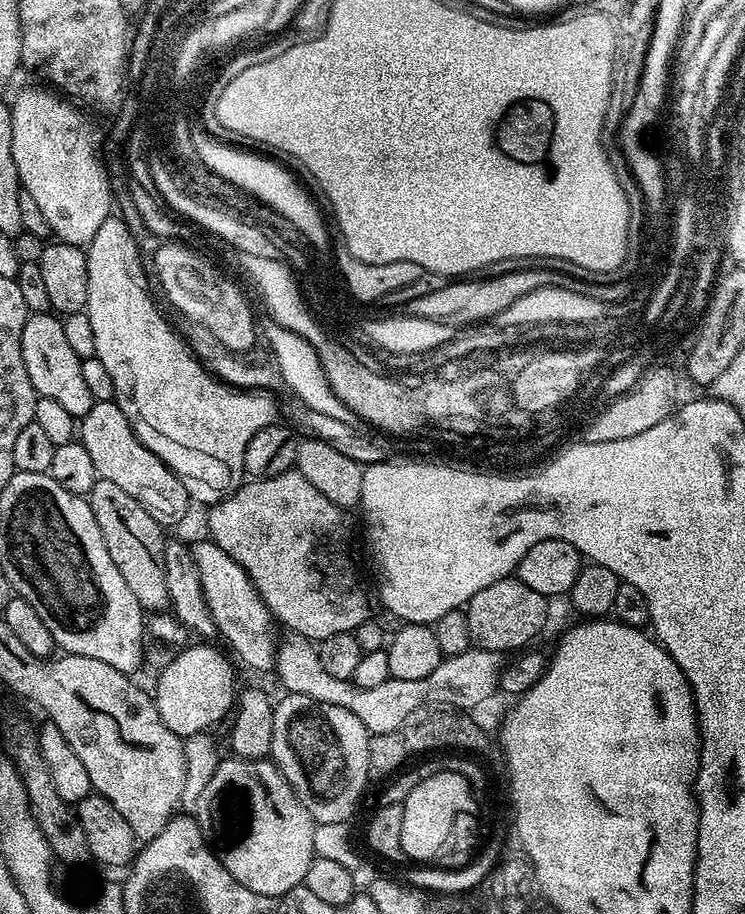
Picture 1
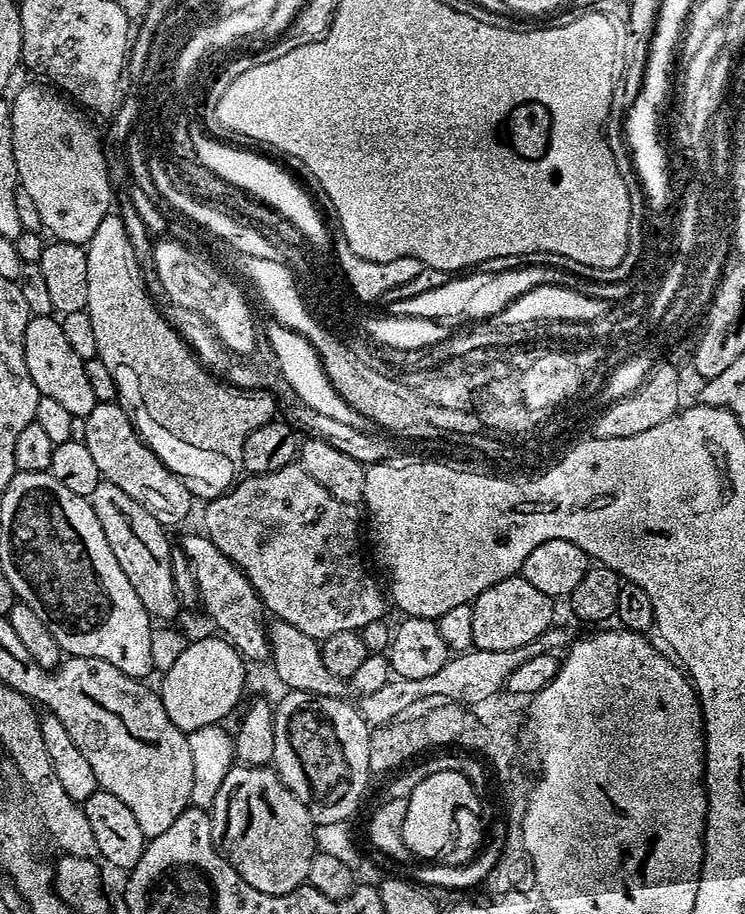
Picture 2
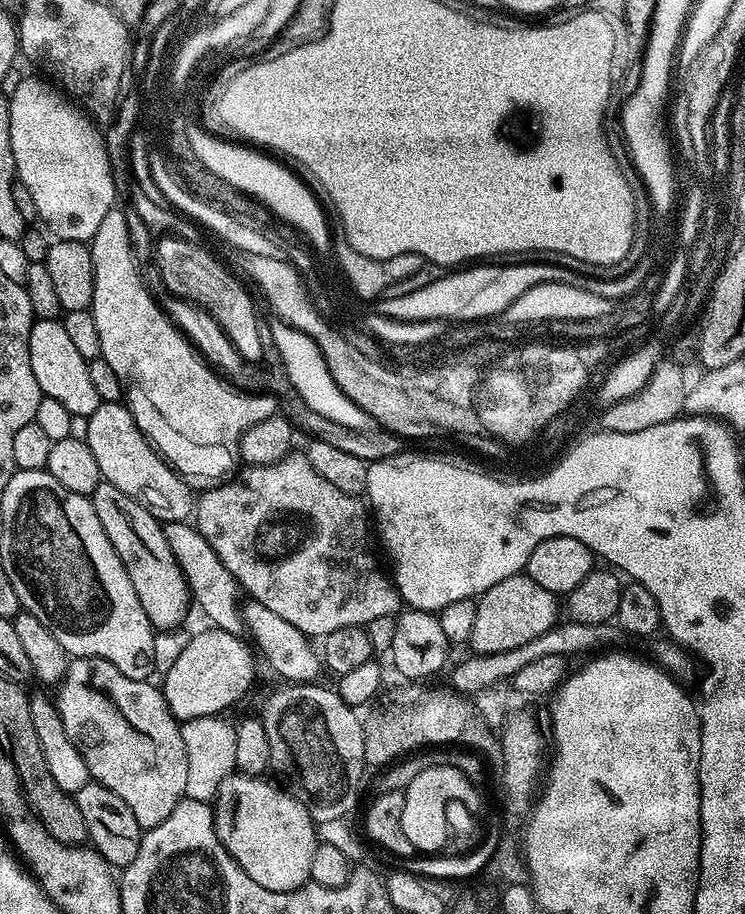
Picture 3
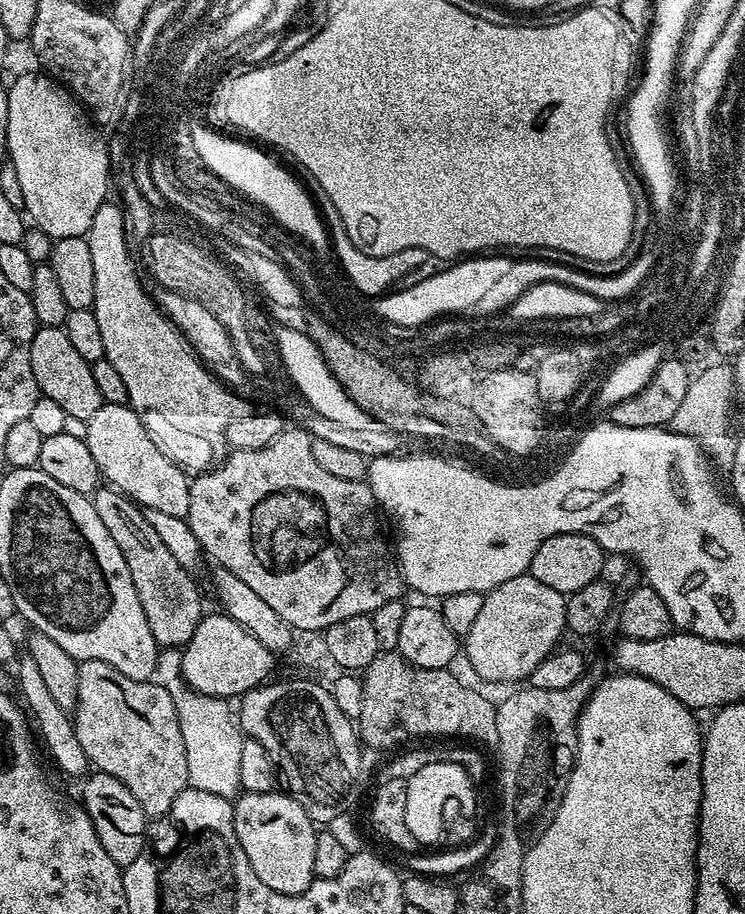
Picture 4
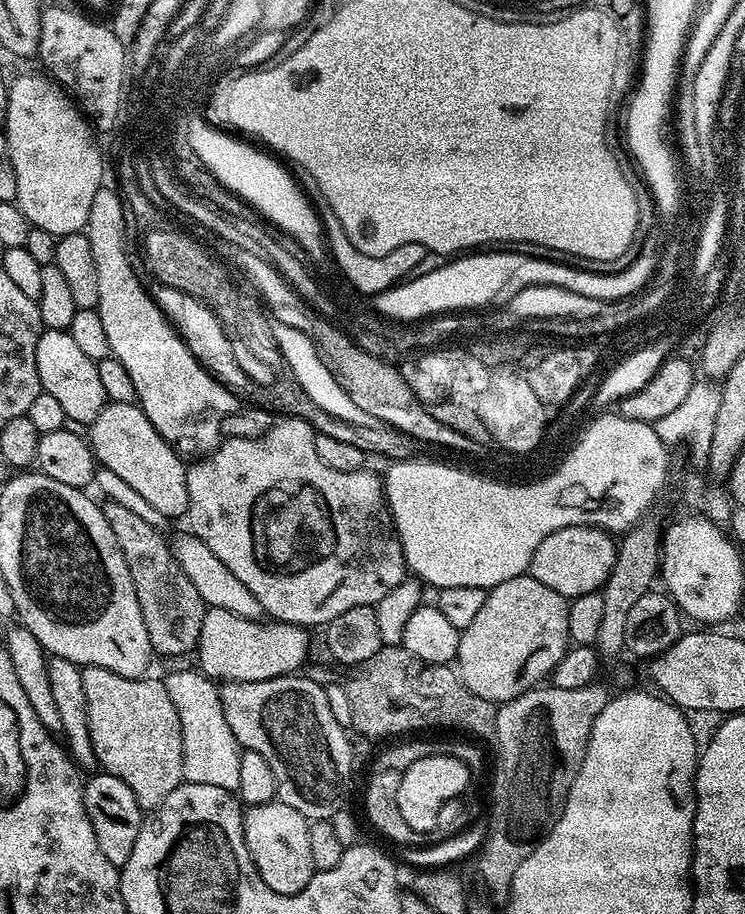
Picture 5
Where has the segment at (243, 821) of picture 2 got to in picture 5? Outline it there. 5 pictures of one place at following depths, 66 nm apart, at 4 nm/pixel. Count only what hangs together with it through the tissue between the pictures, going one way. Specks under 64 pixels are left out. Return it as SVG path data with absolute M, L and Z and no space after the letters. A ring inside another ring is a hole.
M279 799L271 800L268 804L253 804L244 812L244 837L246 846L254 858L254 866L258 874L270 886L270 890L278 890L278 894L298 894L312 881L312 859L310 858L310 821L294 806L286 806Z

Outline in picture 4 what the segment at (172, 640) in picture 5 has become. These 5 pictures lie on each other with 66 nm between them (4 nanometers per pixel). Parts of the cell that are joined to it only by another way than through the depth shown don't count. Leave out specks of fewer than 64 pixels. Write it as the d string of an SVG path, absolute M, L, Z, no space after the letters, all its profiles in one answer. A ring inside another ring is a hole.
M101 486L96 489L91 502L94 510L98 510L98 518L102 518L106 530L110 530L110 538L118 542L118 550L122 550L122 558L126 558L126 566L130 566L130 578L134 582L134 590L138 590L138 602L142 602L142 614L146 614L146 622L150 622L150 634L154 634L156 643L161 649L183 649L184 645L190 642L194 630L198 630L200 617L206 612L204 600L200 597L200 588L192 581L193 573L178 566L174 554L170 554L170 549L158 539L154 526L146 522L144 509L136 501L122 492L117 492L111 486Z

